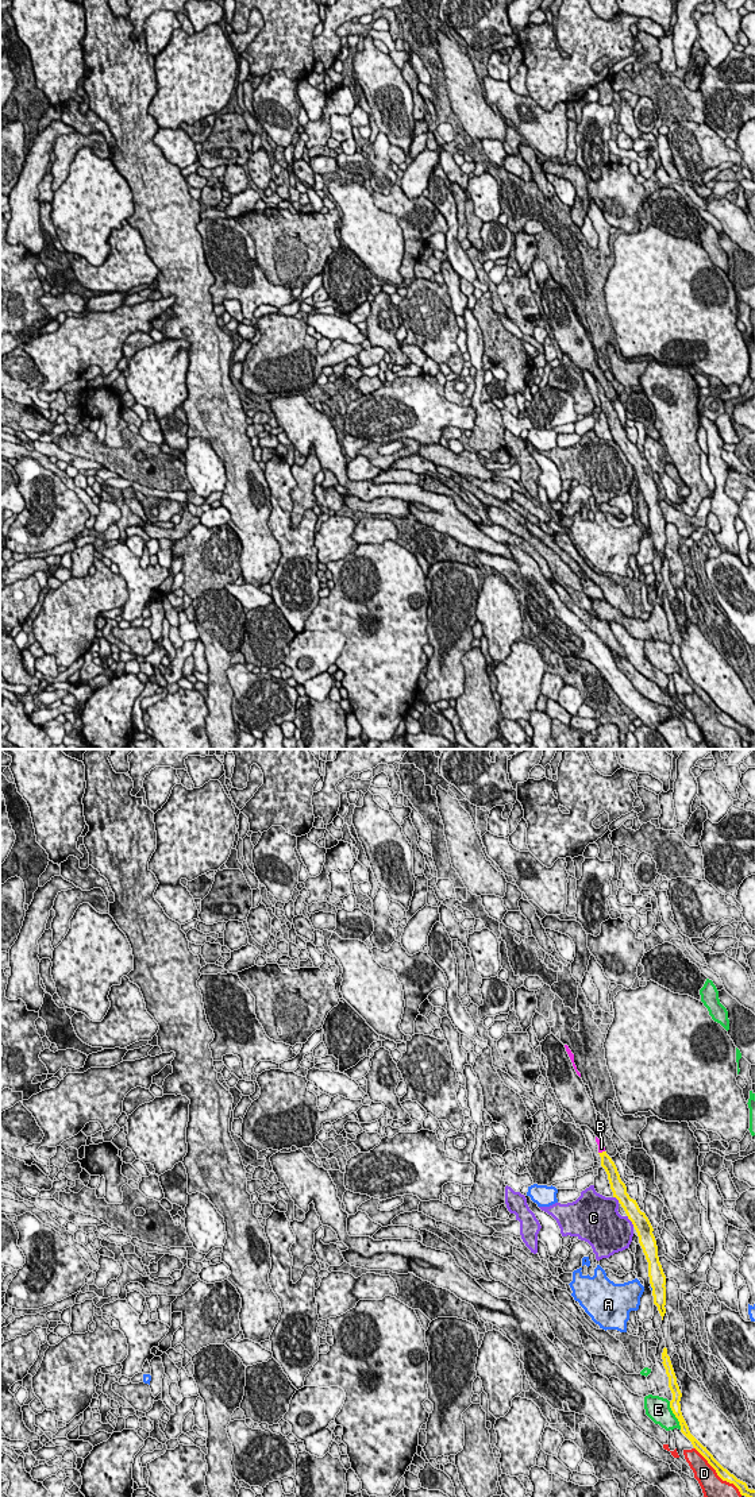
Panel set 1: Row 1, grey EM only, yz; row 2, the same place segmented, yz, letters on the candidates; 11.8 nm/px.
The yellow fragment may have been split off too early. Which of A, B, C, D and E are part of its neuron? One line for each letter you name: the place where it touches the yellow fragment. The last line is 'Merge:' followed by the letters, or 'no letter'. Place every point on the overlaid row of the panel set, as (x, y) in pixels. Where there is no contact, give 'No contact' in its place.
B: Touches yellow at yz (603, 1152)
Merge: B

